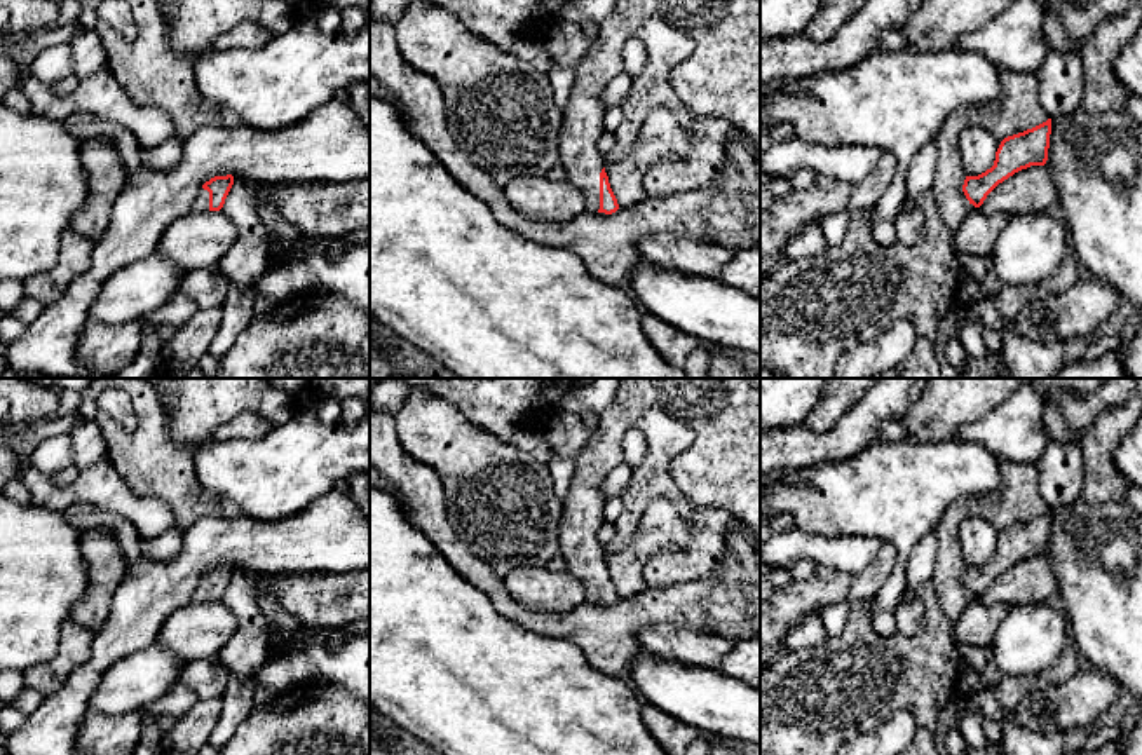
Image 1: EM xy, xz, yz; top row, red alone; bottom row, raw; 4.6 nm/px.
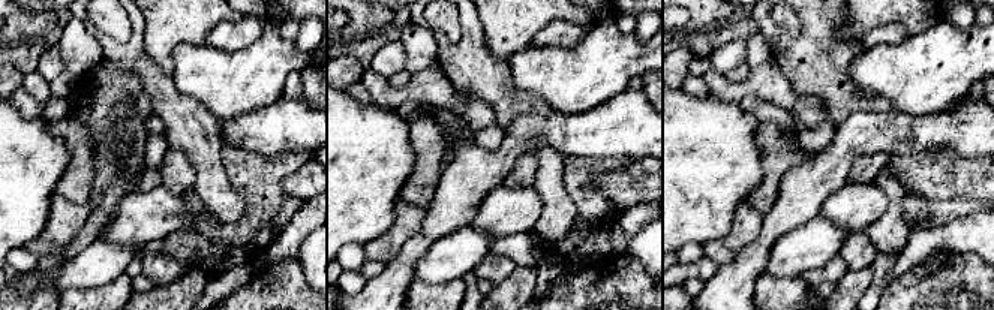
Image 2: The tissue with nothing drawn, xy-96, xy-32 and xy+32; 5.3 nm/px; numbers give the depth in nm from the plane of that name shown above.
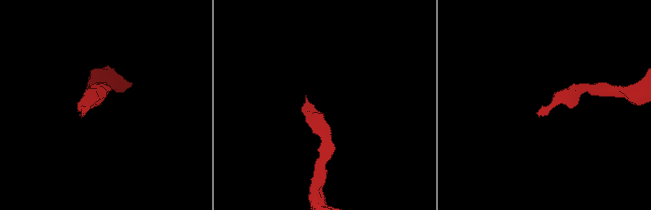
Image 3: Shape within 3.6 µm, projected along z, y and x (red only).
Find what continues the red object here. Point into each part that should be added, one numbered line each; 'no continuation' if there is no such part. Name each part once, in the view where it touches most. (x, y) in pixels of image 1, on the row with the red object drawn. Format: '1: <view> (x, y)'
1: xz (720, 81)

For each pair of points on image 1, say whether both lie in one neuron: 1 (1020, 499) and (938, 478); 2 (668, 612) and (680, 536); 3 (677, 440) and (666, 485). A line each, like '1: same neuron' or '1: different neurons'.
1: different neurons
2: different neurons
3: same neuron

